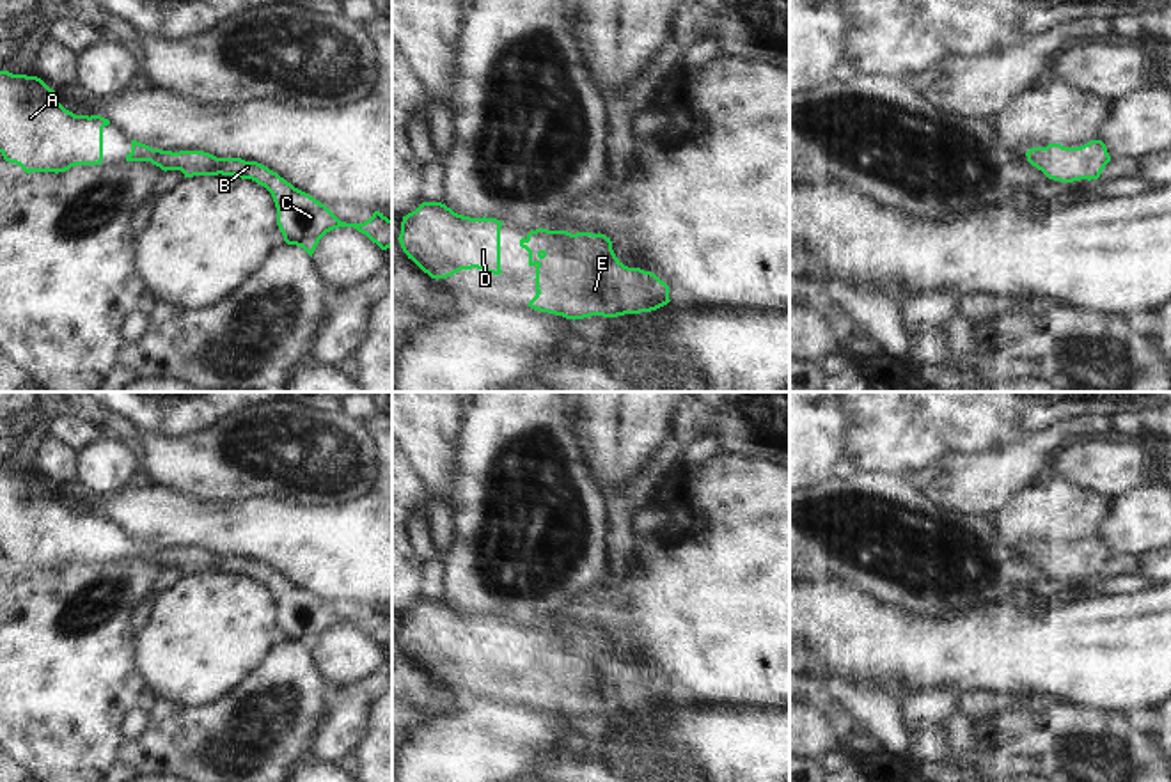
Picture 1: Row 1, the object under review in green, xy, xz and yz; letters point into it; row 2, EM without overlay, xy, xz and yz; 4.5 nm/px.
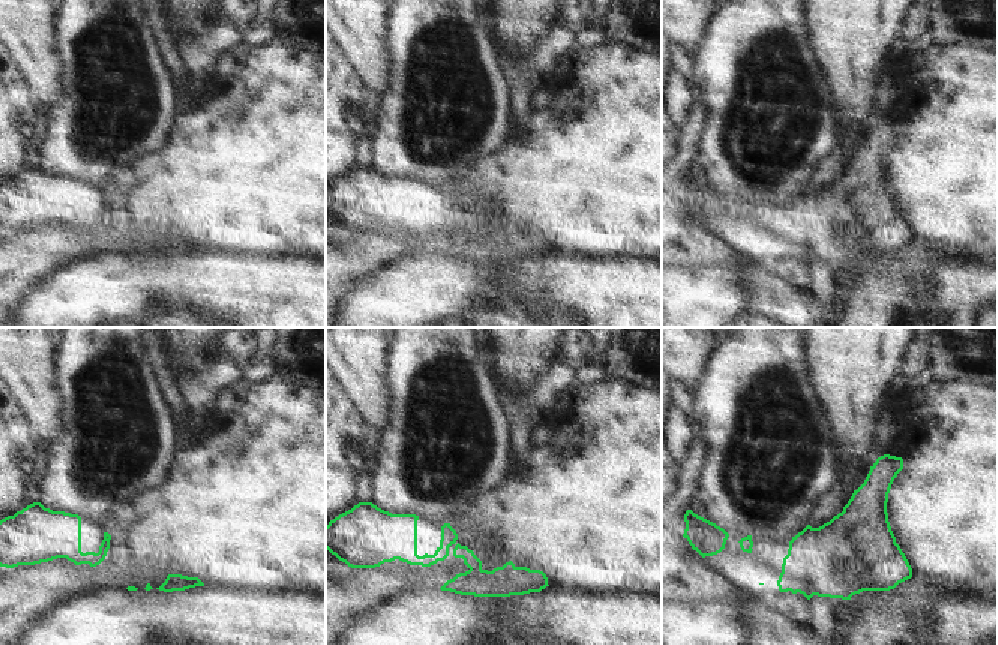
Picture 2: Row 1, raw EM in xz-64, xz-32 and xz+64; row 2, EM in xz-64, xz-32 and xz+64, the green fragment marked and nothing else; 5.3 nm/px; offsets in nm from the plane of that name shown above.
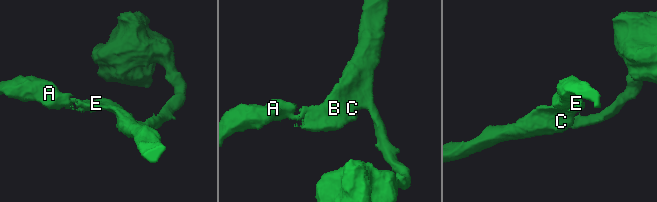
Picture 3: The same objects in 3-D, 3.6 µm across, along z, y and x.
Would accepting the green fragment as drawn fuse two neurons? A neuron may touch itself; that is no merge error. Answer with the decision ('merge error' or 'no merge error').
no merge error

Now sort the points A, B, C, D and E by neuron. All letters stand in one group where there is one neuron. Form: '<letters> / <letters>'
A B C D E

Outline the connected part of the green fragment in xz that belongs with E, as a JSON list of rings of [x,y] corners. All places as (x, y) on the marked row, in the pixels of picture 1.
[[[536,229],[520,239],[520,246],[529,252],[529,266],[536,268],[538,293],[529,301],[534,310],[575,321],[651,312],[671,301],[669,285],[651,271],[625,266],[605,234]]]

